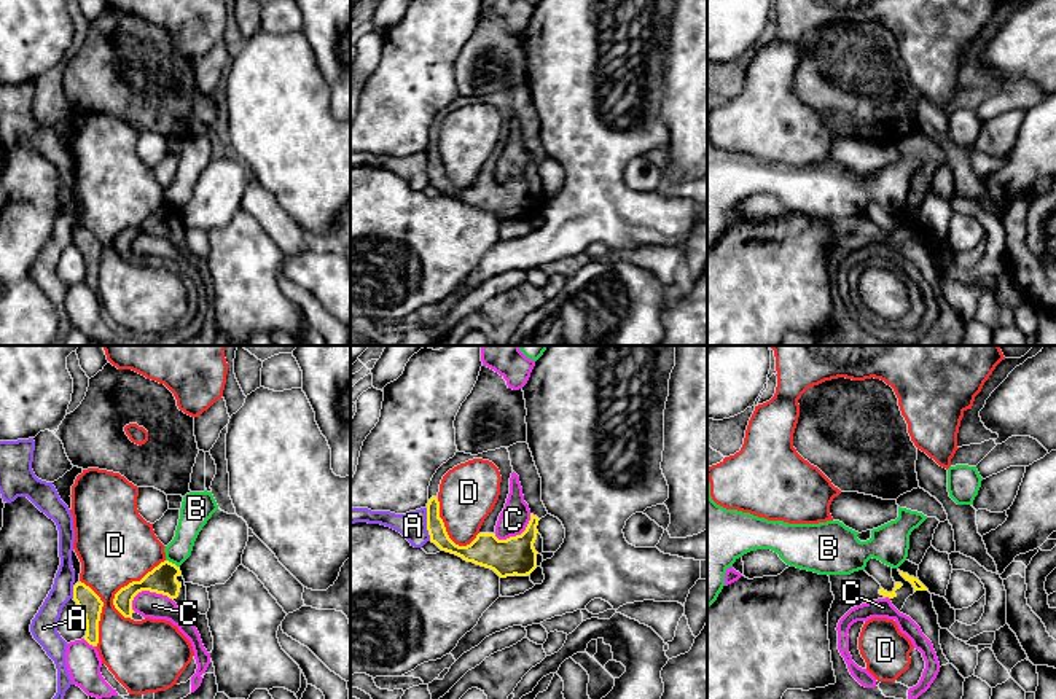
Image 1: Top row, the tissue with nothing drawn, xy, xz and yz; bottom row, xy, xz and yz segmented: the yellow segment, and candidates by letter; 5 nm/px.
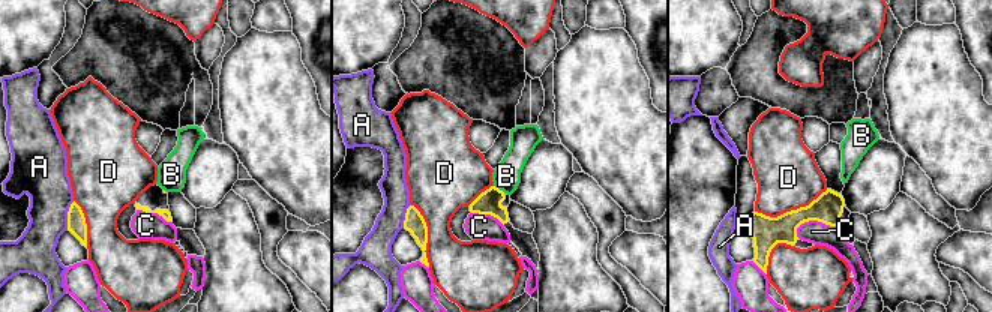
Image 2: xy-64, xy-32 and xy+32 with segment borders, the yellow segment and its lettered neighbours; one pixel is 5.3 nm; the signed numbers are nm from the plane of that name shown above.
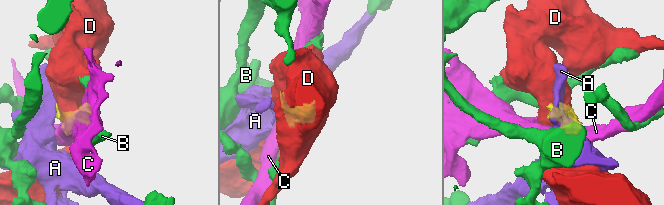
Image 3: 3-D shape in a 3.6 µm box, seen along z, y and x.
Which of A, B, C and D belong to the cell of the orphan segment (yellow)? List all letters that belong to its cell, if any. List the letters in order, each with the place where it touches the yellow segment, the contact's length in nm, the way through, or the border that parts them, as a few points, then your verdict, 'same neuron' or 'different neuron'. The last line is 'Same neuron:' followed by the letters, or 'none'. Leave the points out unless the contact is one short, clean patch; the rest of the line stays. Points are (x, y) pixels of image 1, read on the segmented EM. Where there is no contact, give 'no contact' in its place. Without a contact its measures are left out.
A: xz (427, 524) | 170 nm | along xz (426, 508), (426, 529), (430, 540) | different neuron
B: xy (171, 562) | 80 nm | along xy (166, 559), (179, 567) | different neuron
C: xy (147, 589) | 220 nm | different neuron
D: xy (129, 583) | 360 nm | different neuron
Same neuron: none

